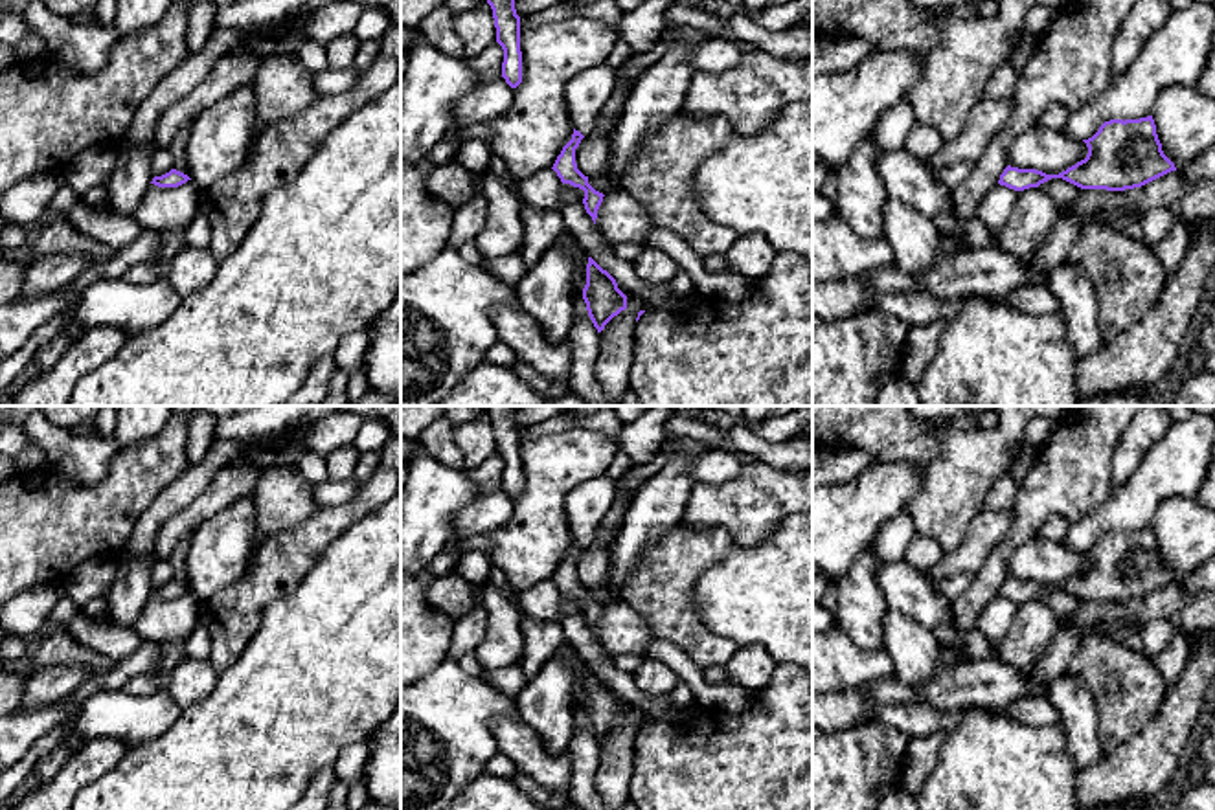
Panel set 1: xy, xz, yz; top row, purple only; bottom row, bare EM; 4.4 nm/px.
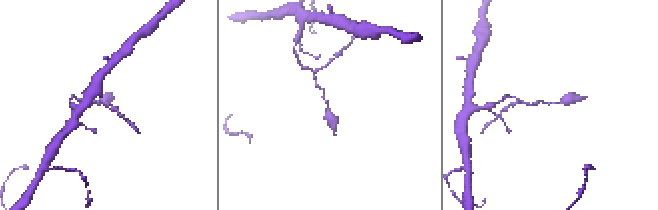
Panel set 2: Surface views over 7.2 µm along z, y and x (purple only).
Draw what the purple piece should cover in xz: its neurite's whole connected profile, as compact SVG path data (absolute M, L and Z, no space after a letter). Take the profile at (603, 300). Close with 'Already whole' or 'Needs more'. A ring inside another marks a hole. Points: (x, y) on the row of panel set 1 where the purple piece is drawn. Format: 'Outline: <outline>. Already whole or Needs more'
Outline: M588 257L586 264L583 299L597 332L601 332L614 316L627 309L627 296L618 288L616 279L592 257Z. Already whole

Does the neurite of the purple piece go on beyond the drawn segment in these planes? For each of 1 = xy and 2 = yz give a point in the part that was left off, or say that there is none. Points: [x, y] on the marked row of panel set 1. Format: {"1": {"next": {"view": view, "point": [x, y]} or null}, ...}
{"1": {"next": null}, "2": {"next": null}}

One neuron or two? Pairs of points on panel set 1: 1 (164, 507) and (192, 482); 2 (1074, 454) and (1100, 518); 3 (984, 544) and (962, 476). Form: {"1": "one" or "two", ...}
{"1": "one", "2": "two", "3": "two"}

